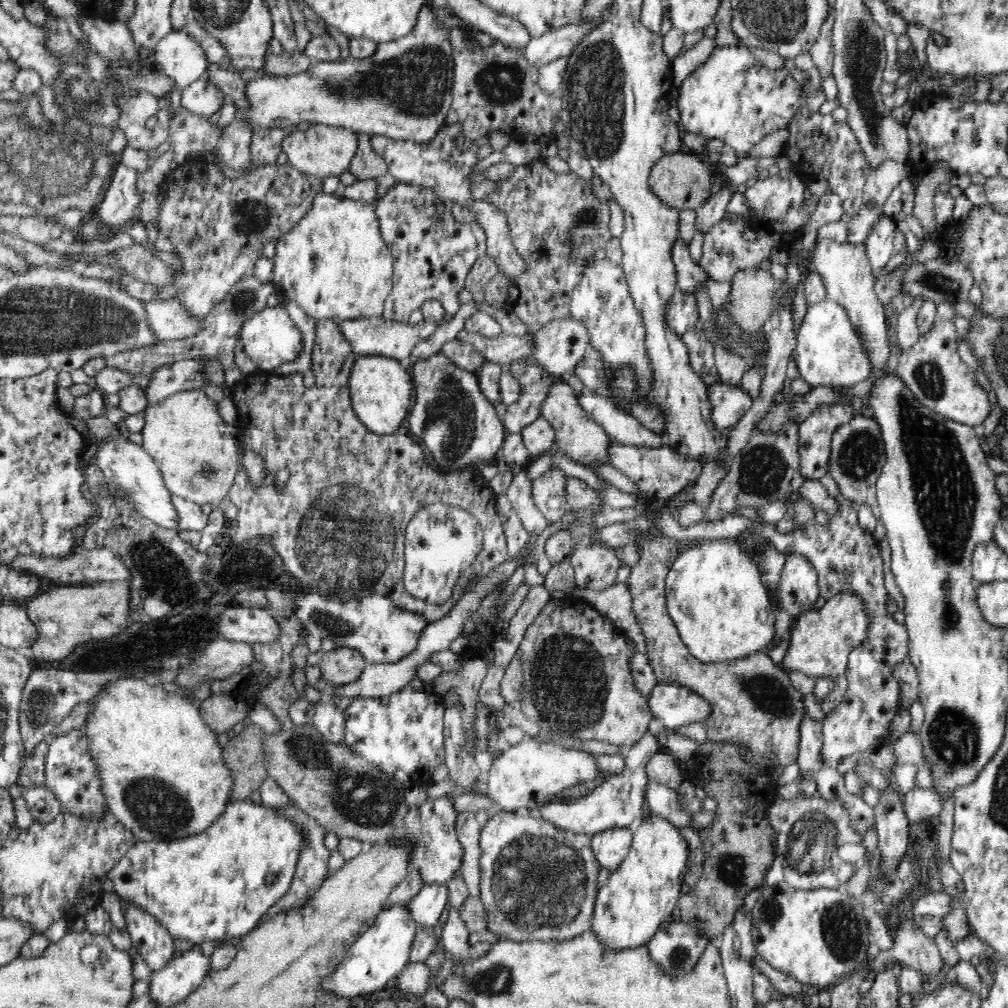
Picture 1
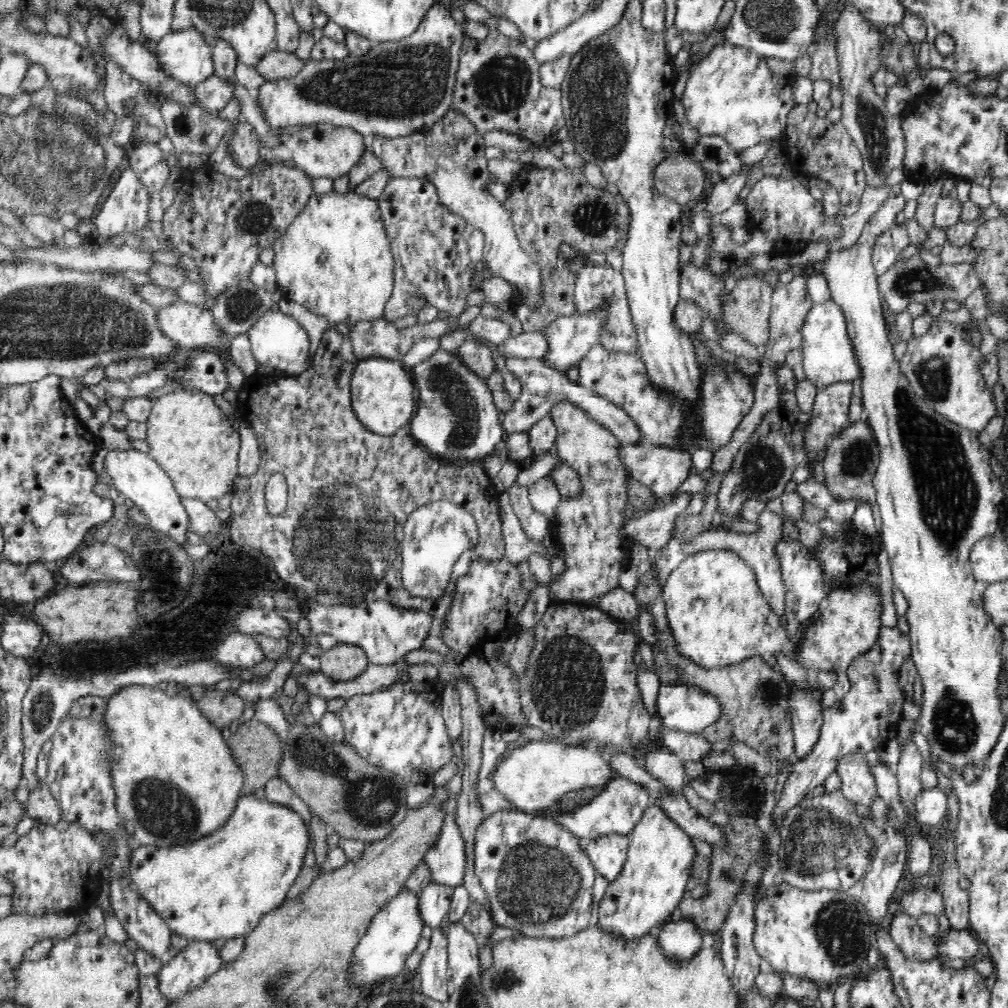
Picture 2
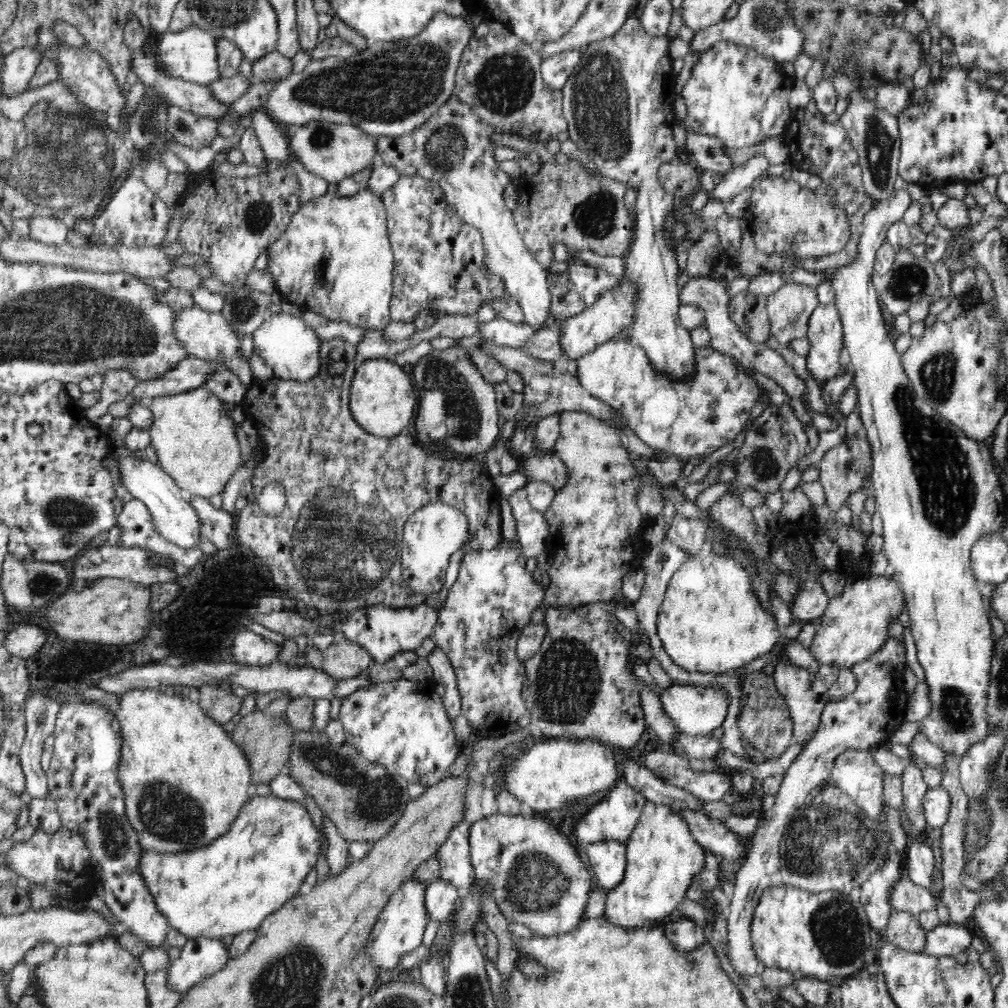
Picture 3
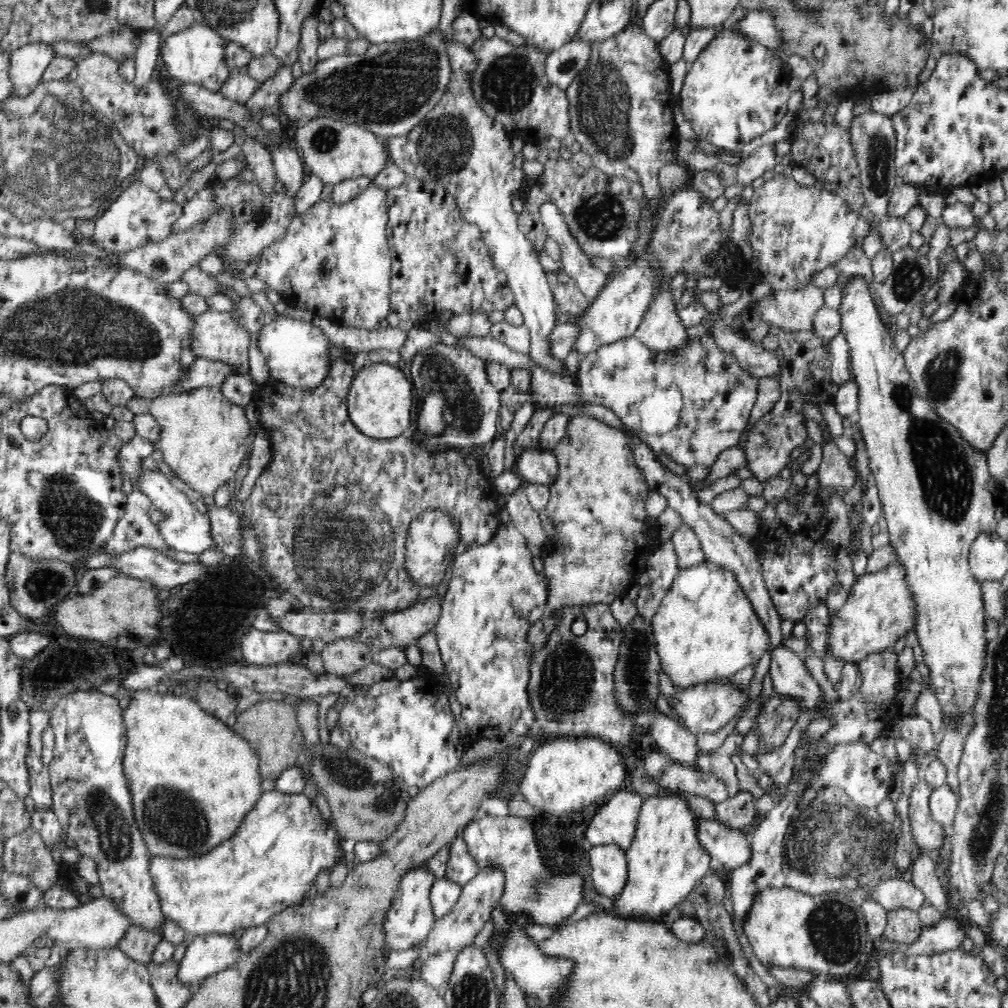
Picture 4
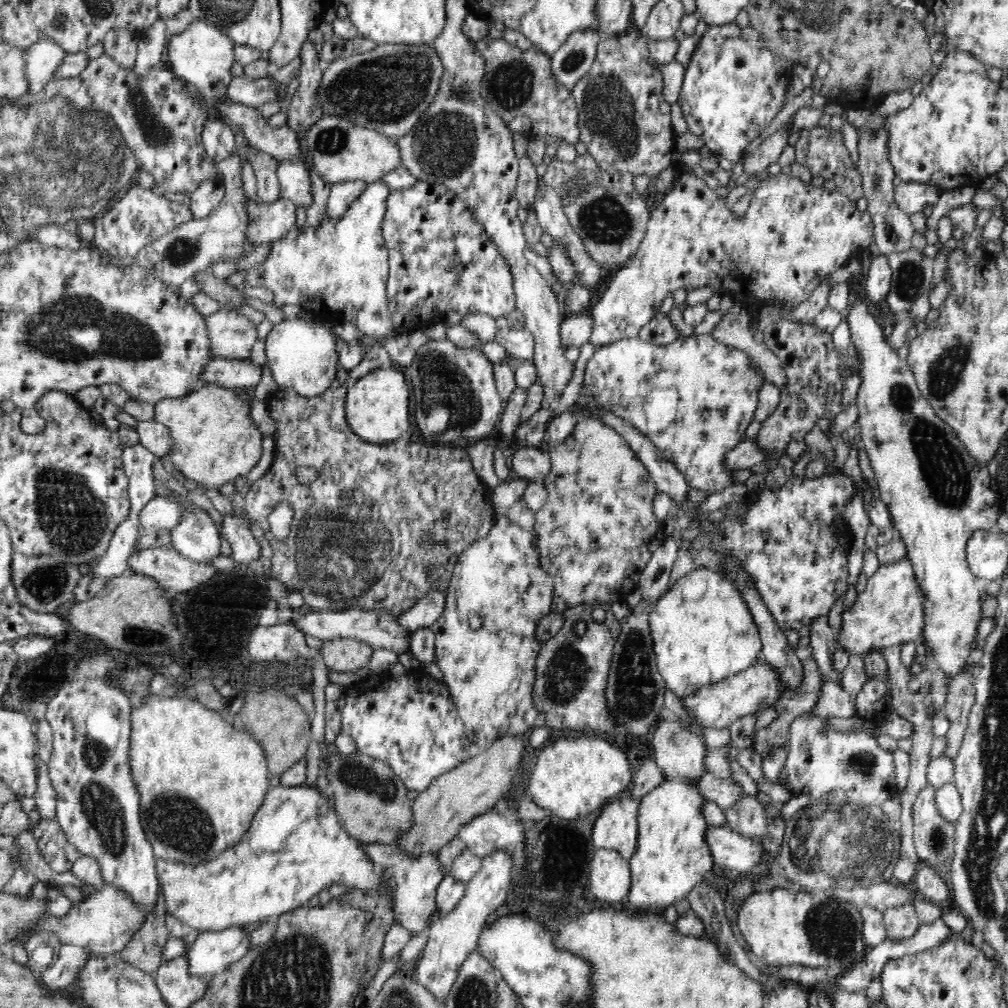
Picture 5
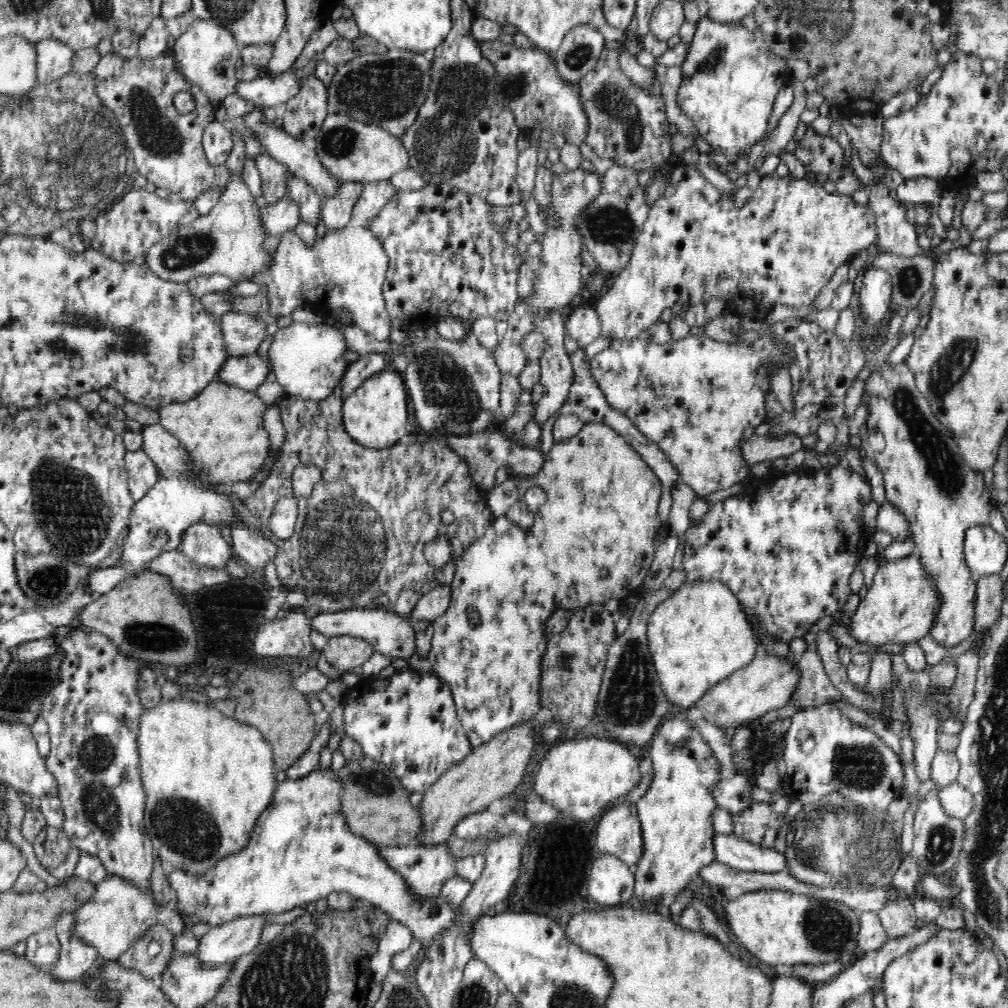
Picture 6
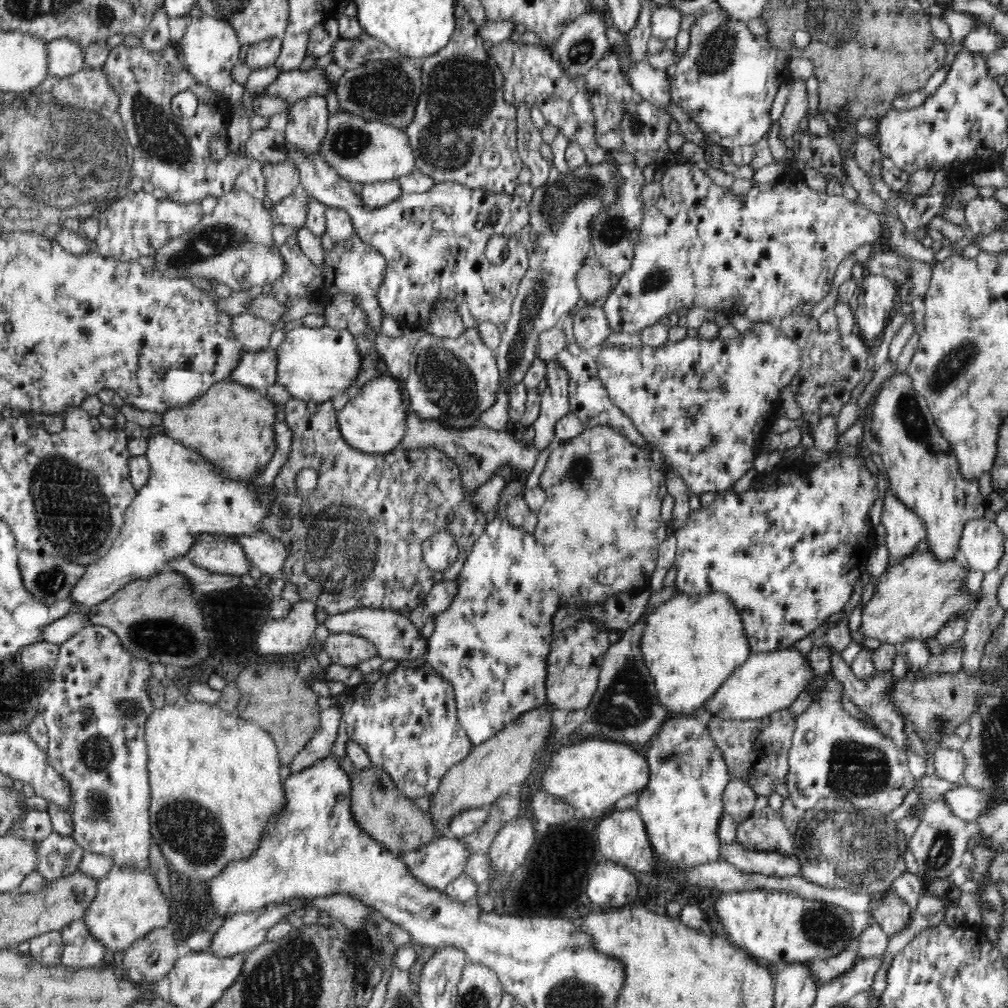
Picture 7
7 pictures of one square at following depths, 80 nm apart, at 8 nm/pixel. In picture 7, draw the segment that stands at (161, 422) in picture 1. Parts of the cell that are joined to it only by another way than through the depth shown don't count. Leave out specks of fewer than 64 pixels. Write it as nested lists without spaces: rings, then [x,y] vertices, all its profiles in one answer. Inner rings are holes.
[[[228,378],[213,384],[184,408],[170,409],[161,416],[165,432],[186,448],[198,451],[228,478],[256,476],[274,456],[274,425],[278,422],[276,404],[255,388]]]

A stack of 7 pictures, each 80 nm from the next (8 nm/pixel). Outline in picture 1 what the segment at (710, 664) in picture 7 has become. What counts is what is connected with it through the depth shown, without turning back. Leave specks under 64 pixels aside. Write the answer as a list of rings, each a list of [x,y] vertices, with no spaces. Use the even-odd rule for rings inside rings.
[[[735,537],[723,539],[702,539],[688,550],[679,553],[673,560],[665,580],[667,611],[678,629],[680,638],[692,656],[702,662],[741,659],[748,654],[761,652],[770,646],[776,630],[776,613],[771,611],[769,594],[764,589],[760,570],[752,556],[740,546]]]

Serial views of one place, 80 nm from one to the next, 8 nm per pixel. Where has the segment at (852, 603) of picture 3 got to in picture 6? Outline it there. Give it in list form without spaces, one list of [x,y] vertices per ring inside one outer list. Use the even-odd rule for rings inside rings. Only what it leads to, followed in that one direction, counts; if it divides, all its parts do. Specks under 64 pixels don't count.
[[[917,553],[883,561],[867,591],[866,598],[859,602],[860,606],[852,618],[854,638],[868,640],[866,644],[877,644],[882,648],[892,643],[902,646],[906,642],[922,640],[931,631],[939,611],[940,596]]]

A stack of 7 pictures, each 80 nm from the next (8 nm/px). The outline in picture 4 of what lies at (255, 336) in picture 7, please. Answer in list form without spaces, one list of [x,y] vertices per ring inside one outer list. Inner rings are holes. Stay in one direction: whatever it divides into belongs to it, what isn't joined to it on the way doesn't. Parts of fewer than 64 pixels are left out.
[[[208,311],[192,315],[192,328],[190,328],[190,351],[196,357],[210,362],[223,362],[233,366],[238,375],[251,380],[248,366],[248,350],[250,346],[250,332],[240,327],[226,312]]]

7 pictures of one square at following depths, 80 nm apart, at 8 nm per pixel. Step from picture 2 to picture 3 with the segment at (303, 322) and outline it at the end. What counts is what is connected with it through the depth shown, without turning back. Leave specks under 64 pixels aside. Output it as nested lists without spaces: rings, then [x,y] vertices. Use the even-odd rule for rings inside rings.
[[[279,299],[279,302],[282,313],[289,313],[290,315],[301,318],[304,323],[306,323],[306,327],[312,329],[312,331],[316,333],[318,343],[332,340],[332,338],[342,338],[356,346],[358,342],[364,340],[362,339],[362,336],[364,336],[364,329],[351,326],[343,321],[330,320],[329,318],[322,317],[308,309],[302,309],[300,306],[283,299]]]

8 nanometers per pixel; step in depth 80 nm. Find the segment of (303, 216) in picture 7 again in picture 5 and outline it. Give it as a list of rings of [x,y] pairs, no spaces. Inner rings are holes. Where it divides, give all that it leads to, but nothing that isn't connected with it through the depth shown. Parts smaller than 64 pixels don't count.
[[[280,197],[278,200],[269,202],[269,203],[260,203],[260,206],[256,204],[256,202],[250,202],[250,204],[246,204],[246,210],[249,214],[249,225],[245,231],[245,242],[248,243],[248,246],[255,247],[258,244],[264,244],[264,242],[274,242],[279,238],[282,238],[289,229],[295,226],[296,222],[296,209],[297,206],[287,198]]]

